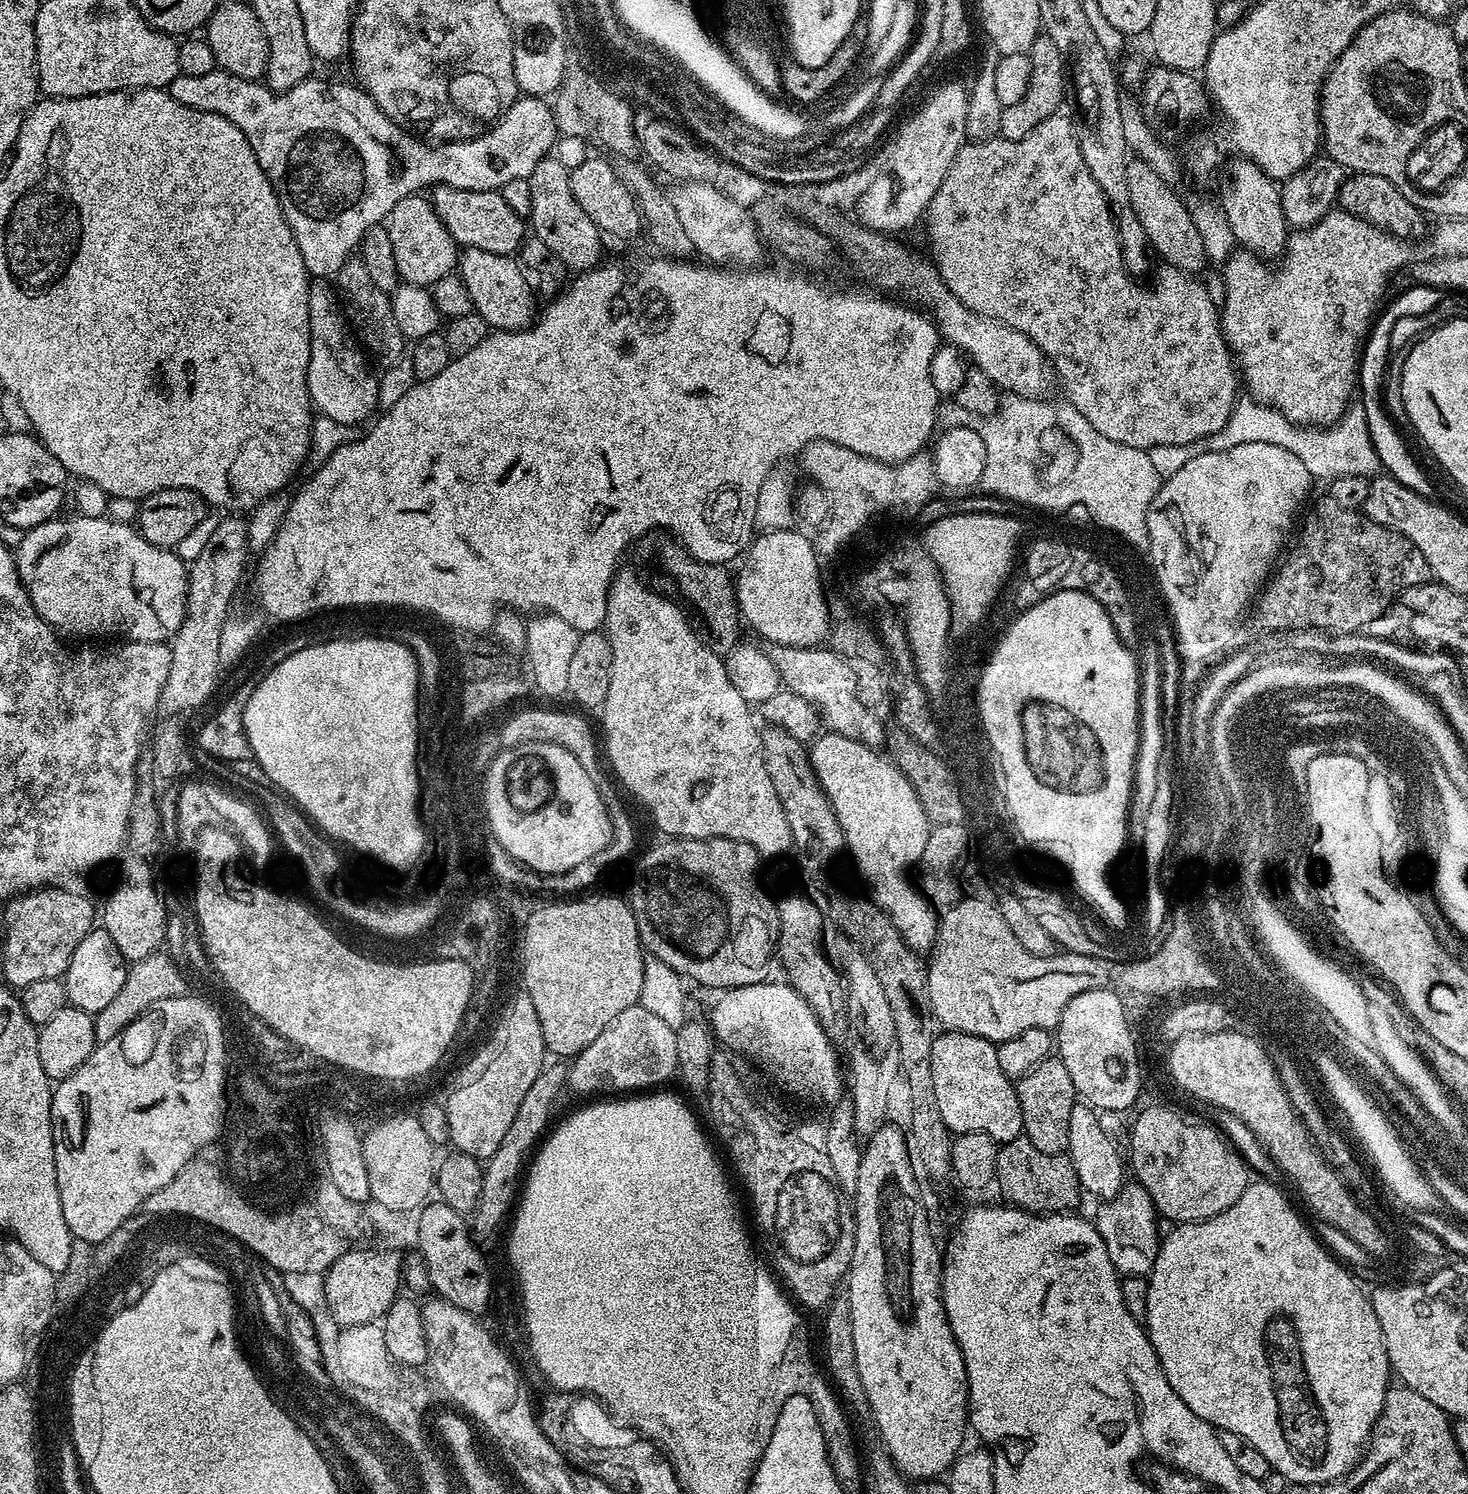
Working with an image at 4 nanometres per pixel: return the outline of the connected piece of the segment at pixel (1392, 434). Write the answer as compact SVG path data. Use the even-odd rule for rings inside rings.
M1411 285L1404 291L1385 311L1379 313L1379 316L1373 321L1365 342L1361 349L1361 357L1358 361L1358 388L1360 391L1360 403L1366 410L1366 420L1370 431L1370 438L1374 443L1375 452L1379 456L1381 467L1389 474L1394 476L1395 480L1405 485L1407 489L1414 490L1419 496L1431 499L1435 493L1434 486L1421 470L1417 460L1410 454L1410 450L1403 438L1398 432L1395 424L1382 408L1382 396L1380 390L1384 388L1384 383L1388 374L1389 358L1392 354L1390 349L1390 336L1394 324L1400 318L1406 316L1425 315L1428 312L1435 311L1440 305L1439 302L1443 293L1432 287L1424 285Z

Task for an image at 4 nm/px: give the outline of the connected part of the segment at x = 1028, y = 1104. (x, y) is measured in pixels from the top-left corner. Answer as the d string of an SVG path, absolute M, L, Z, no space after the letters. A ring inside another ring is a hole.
M1049 1058L1034 1066L1021 1080L1015 1081L1018 1106L1022 1110L1023 1135L1038 1150L1059 1156L1067 1153L1070 1138L1070 1110L1078 1102L1074 1082L1070 1082L1070 1070L1059 1058Z

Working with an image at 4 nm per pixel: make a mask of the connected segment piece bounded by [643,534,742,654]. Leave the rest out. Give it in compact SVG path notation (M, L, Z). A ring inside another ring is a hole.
M664 534L649 535L643 541L645 558L660 564L661 570L676 583L677 590L692 603L691 611L696 611L708 623L706 636L712 647L721 654L733 652L742 640L742 617L740 603L736 601L736 581L733 573L728 573L729 569L723 564L704 564L695 560L682 550L679 543L668 544L667 539L669 537Z

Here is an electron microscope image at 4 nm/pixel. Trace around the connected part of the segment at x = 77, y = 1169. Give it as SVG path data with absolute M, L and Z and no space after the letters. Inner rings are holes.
M185 994L178 997L166 998L158 1001L152 1008L152 1086L144 1084L144 1070L124 1070L124 1060L122 1060L122 1034L114 1034L114 1038L97 1043L96 1048L70 1074L66 1079L59 1081L52 1090L52 1129L54 1130L54 1162L56 1163L56 1173L58 1174L58 1198L62 1198L62 1214L66 1217L66 1226L70 1230L73 1241L86 1244L88 1242L99 1241L101 1236L106 1236L113 1230L116 1224L124 1221L124 1216L141 1211L144 1203L162 1186L174 1182L176 1177L186 1165L191 1164L196 1156L205 1150L211 1149L217 1143L216 1139L224 1132L224 1111L228 1108L228 1100L224 1097L224 1083L228 1080L228 1072L224 1069L224 1024L220 1021L220 1016L203 1000L200 996ZM183 1040L193 1040L198 1047L204 1051L204 1056L200 1056L193 1066L192 1072L184 1072L180 1065L180 1060L176 1057L176 1051L180 1048Z

